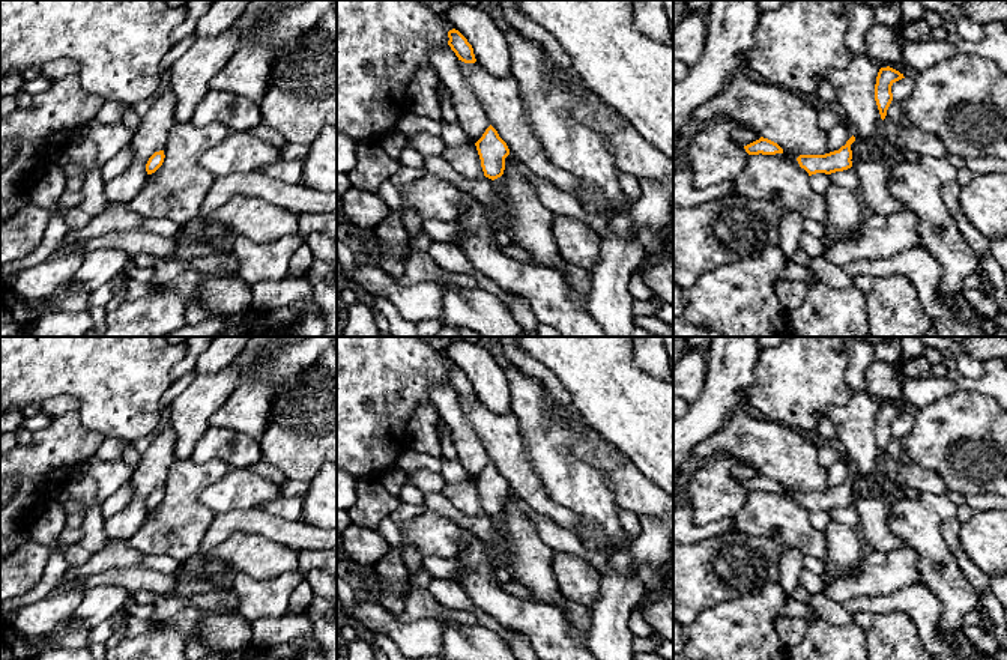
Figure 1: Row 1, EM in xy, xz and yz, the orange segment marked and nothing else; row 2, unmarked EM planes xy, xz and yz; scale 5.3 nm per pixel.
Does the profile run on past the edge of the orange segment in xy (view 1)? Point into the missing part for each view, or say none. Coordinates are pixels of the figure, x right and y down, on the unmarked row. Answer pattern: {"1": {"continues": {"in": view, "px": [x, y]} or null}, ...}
{"1": {"continues": null}}

